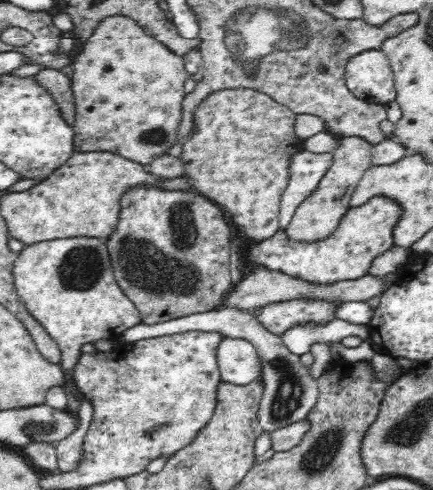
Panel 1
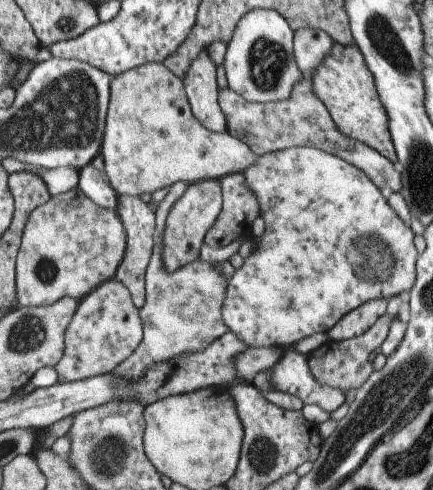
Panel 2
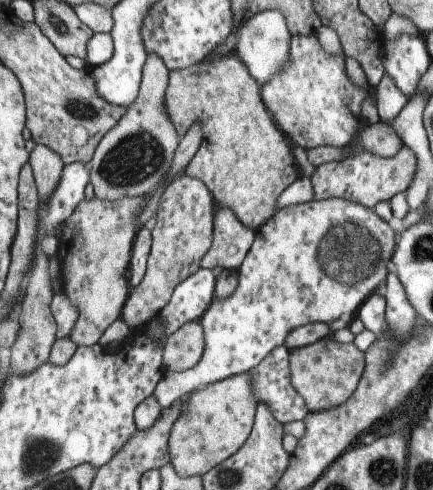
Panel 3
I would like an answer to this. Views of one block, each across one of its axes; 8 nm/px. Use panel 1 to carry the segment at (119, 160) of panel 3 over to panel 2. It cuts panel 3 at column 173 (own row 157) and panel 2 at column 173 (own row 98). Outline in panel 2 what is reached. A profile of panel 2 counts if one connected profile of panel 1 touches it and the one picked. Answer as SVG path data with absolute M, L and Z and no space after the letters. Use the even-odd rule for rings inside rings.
M143 64L111 78L109 108L99 154L103 160L107 182L115 190L117 198L139 198L141 194L167 190L175 182L195 184L201 180L221 180L227 174L243 174L259 160L259 156L239 138L231 134L215 134L195 120L187 102L183 80L179 80L171 70L167 70L165 64Z

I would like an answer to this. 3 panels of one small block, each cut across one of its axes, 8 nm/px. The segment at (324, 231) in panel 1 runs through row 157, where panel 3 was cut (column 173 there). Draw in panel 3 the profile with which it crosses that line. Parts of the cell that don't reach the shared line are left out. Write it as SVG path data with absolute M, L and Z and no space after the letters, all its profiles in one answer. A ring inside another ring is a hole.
M185 322L181 328L169 334L163 344L163 368L165 372L187 372L203 356L205 338L199 322Z

